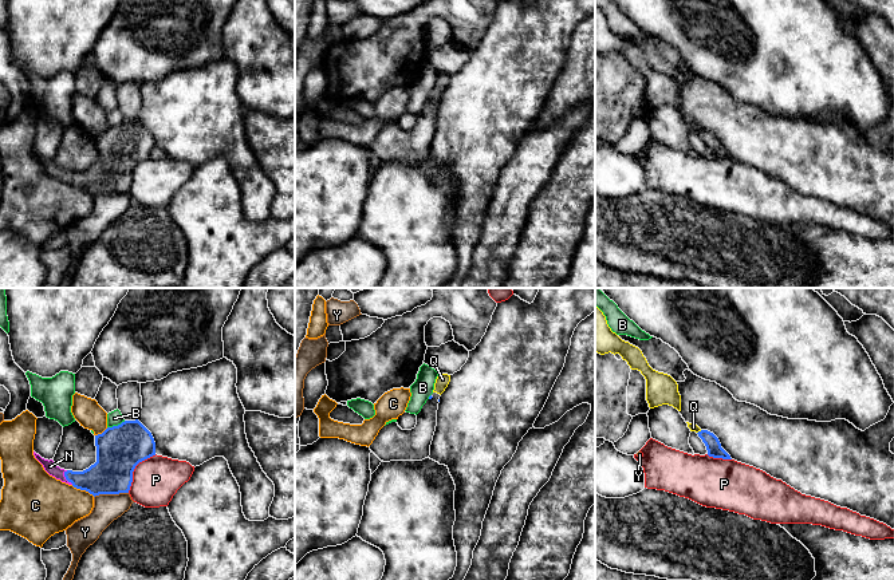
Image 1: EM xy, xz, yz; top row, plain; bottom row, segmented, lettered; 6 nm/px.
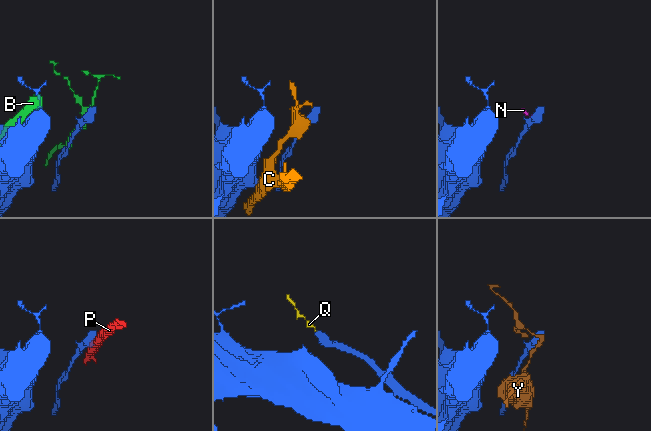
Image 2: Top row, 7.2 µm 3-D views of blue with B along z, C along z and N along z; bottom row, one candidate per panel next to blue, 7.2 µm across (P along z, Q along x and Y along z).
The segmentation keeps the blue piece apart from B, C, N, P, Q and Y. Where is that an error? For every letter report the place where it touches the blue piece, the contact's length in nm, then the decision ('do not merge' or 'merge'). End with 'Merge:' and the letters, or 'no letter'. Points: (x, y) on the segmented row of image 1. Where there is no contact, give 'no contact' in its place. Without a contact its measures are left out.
B: xy (115, 426) | 120 nm | do not merge
C: xy (83, 489) | 160 nm | do not merge
N: xy (66, 478) | 100 nm | merge
P: xy (134, 468) | 280 nm | do not merge
Q: yz (698, 431) | 40 nm | merge
Y: xy (110, 493) | 220 nm | do not merge
Merge: N, Q

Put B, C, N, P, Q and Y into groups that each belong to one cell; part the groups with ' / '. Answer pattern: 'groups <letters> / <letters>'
groups B / C / N Q / P / Y

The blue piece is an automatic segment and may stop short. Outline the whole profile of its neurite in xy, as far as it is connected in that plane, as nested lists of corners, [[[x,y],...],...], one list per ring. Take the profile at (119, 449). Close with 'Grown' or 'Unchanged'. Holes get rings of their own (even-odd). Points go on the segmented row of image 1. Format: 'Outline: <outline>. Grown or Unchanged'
Outline: [[[125,421],[95,435],[97,462],[83,472],[64,470],[52,459],[34,451],[44,470],[76,489],[90,494],[129,493],[135,466],[155,455],[151,433],[138,421]]]. Grown

